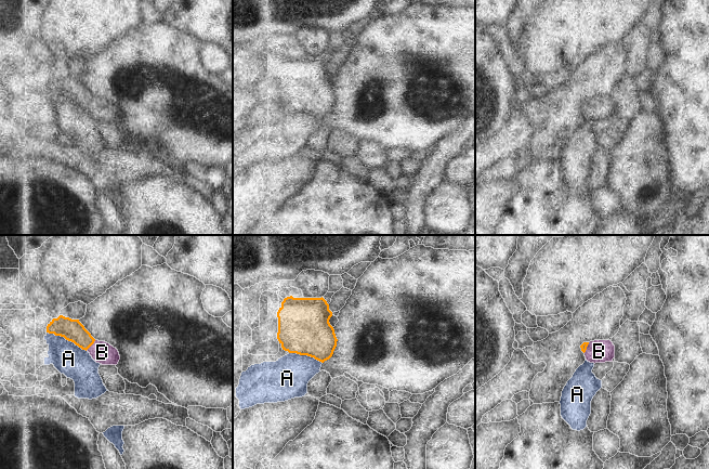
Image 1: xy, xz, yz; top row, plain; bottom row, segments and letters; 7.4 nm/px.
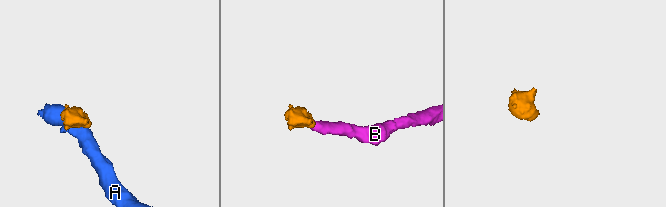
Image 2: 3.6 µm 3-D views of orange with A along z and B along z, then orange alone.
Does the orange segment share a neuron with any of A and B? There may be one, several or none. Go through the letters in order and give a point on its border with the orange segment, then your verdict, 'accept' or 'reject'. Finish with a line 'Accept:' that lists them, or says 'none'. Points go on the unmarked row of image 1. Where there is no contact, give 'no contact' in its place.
A: xy (66, 96) | reject
B: xy (90, 103) | accept
Accept: B

